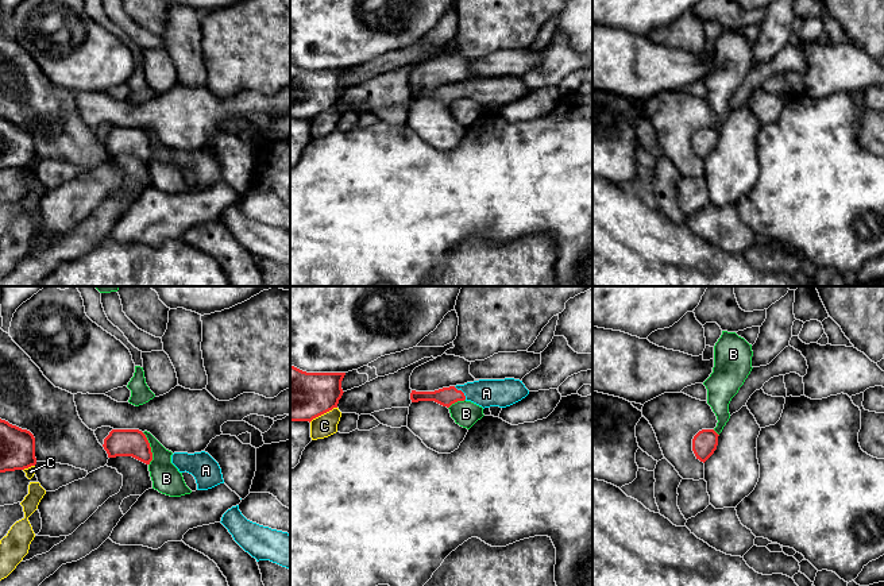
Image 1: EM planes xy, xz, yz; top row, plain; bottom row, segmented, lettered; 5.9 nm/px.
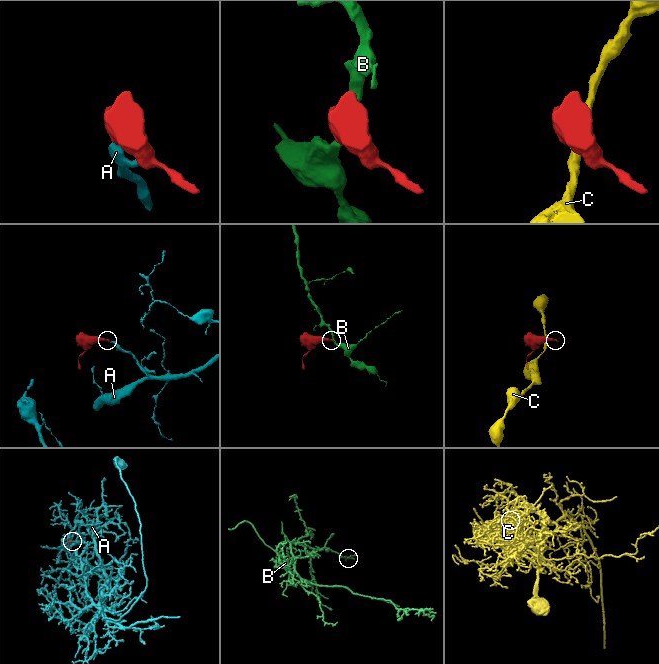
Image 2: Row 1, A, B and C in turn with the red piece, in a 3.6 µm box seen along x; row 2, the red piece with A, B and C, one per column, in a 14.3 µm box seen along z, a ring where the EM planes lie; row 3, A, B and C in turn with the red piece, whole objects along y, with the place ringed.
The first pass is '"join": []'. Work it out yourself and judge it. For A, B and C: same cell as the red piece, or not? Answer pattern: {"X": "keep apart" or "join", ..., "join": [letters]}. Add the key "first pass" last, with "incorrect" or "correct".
{"A": "join", "B": "keep apart", "C": "keep apart", "join": ["A"], "first pass": "incorrect"}

